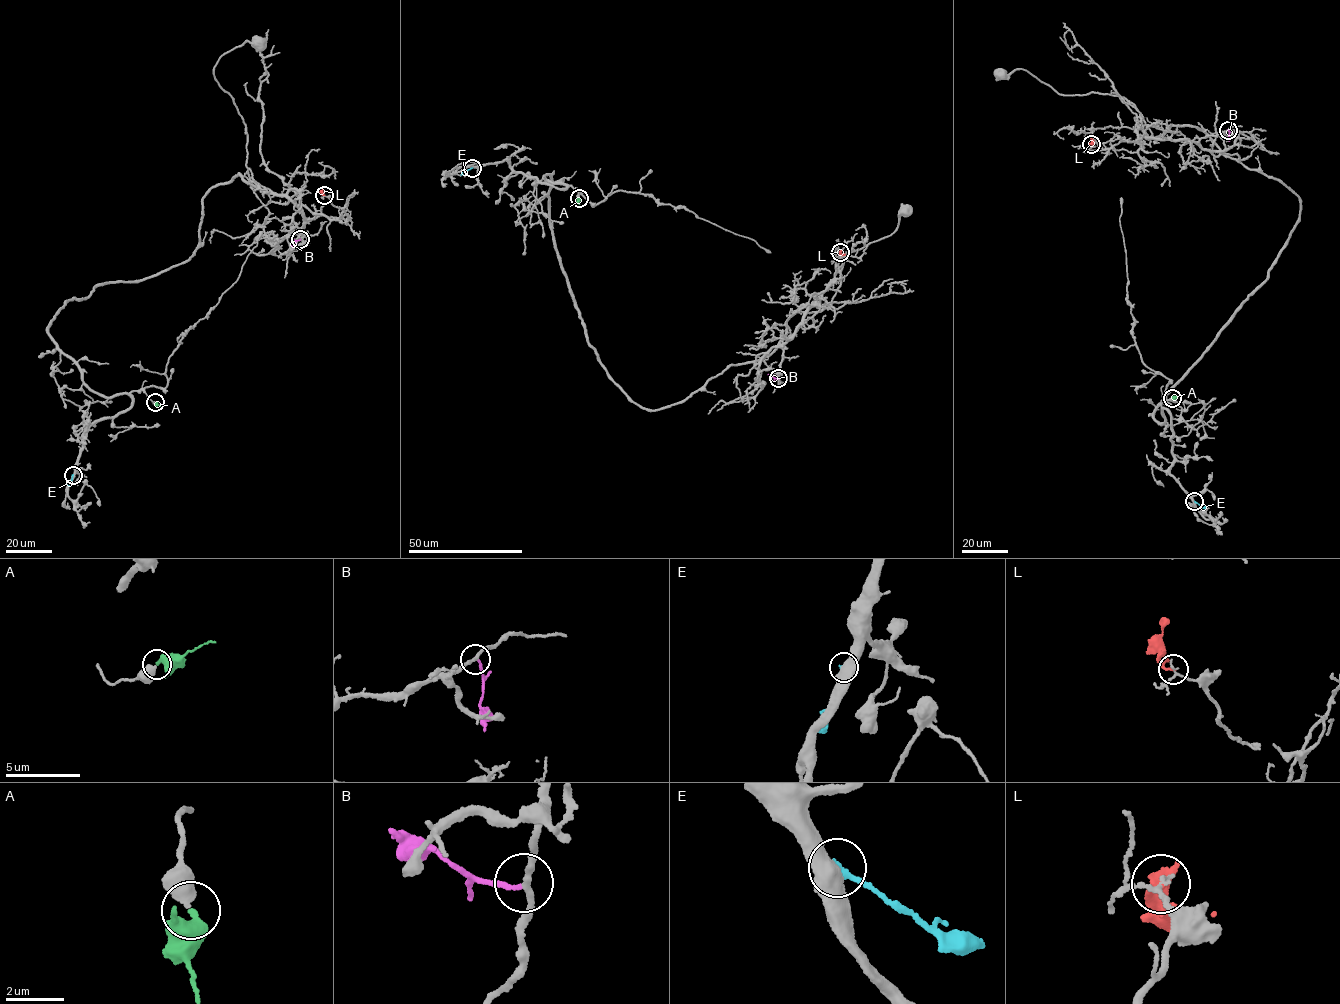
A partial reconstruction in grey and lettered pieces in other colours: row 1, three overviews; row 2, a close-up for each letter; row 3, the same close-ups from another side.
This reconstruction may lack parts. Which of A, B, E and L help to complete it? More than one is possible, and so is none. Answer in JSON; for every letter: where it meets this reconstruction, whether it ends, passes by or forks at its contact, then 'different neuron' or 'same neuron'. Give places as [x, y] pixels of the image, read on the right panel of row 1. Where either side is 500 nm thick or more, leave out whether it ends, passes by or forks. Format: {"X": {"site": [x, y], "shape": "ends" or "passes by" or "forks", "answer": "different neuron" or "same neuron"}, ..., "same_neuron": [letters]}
{"A": {"site": [1172, 398], "shape": "ends", "answer": "same neuron"}, "B": {"site": [1228, 130], "shape": "ends", "answer": "different neuron"}, "E": {"site": [1194, 501], "answer": "different neuron"}, "L": {"site": [1091, 144], "shape": "ends", "answer": "different neuron"}, "same_neuron": ["A"]}

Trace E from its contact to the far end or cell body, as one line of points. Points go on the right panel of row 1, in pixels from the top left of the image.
E: (1194, 501), (1206, 507)

